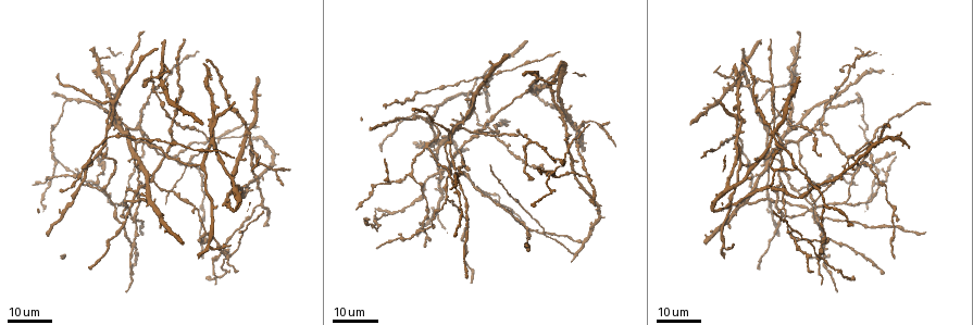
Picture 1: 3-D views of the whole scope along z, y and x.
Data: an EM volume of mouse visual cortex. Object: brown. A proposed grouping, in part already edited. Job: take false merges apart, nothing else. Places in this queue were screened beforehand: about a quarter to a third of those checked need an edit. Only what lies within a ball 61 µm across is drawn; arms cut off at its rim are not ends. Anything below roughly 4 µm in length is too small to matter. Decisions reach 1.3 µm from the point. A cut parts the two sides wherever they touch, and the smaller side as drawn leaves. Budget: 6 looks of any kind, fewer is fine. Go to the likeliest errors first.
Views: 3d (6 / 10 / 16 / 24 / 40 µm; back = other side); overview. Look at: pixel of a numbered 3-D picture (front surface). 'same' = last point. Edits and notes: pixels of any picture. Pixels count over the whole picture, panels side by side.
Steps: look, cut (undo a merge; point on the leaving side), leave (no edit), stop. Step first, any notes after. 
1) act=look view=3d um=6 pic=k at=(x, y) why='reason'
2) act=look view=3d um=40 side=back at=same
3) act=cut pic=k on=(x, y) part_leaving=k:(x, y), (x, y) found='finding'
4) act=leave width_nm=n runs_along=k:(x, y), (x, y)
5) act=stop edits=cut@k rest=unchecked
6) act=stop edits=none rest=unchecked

act=look view=3d um=16 pic=1 at=(881, 137) why='looks like a crossing'

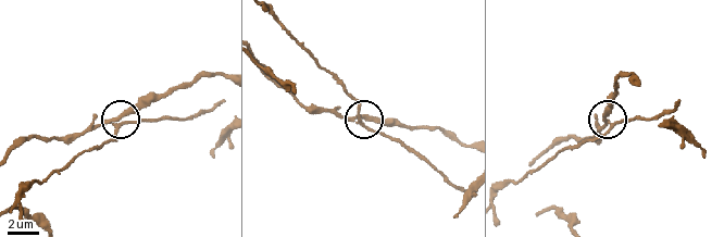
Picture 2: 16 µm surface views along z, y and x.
act=look view=3d um=10 pic=2 at=(118, 119)

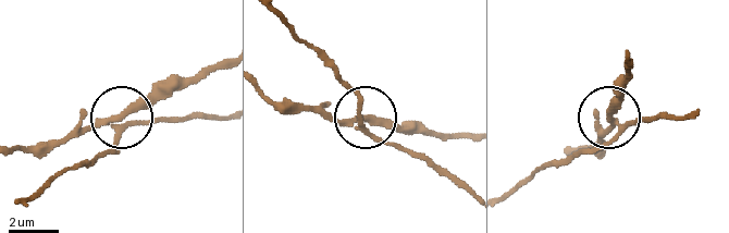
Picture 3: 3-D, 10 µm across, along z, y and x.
act=cut pic=3 on=(118, 152) arms=4 part_leaving=3:(106, 125), (116, 148), (73, 164), (23, 197) found='two neurons meet here'

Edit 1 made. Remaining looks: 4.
act=look view=overview

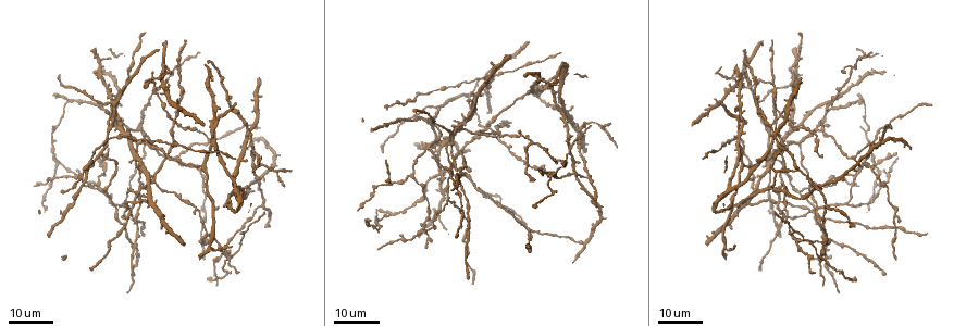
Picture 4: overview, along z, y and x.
act=look view=3d um=24 pic=4 at=(175, 117) why='three arms meet'

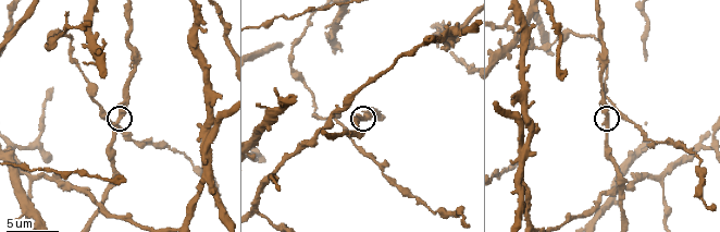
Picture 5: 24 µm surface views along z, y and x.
act=look view=3d um=10 pic=5 at=(117, 118)

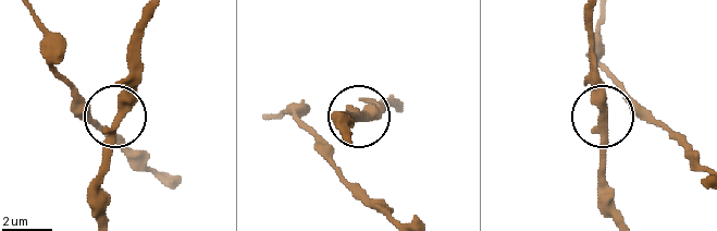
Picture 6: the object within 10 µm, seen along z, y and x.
act=leave runs_along=6:(622, 218), (605, 174), (593, 46) found='continuous, no second neuron'

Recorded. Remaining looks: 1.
act=stop edits=cut@3 rest=unchecked

